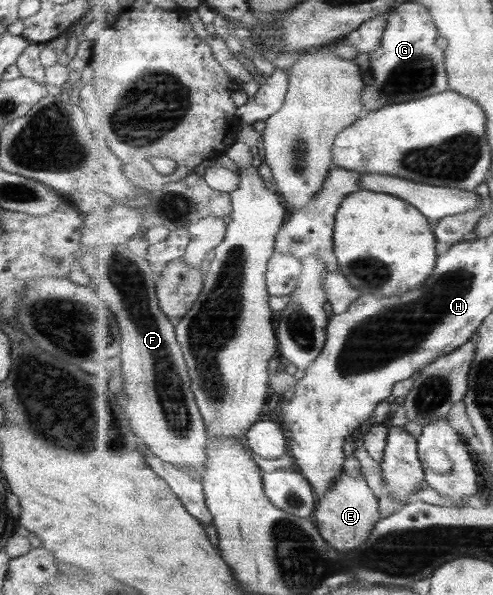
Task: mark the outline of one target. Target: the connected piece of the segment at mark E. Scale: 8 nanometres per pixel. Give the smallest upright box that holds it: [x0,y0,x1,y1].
[313,472,381,553]

